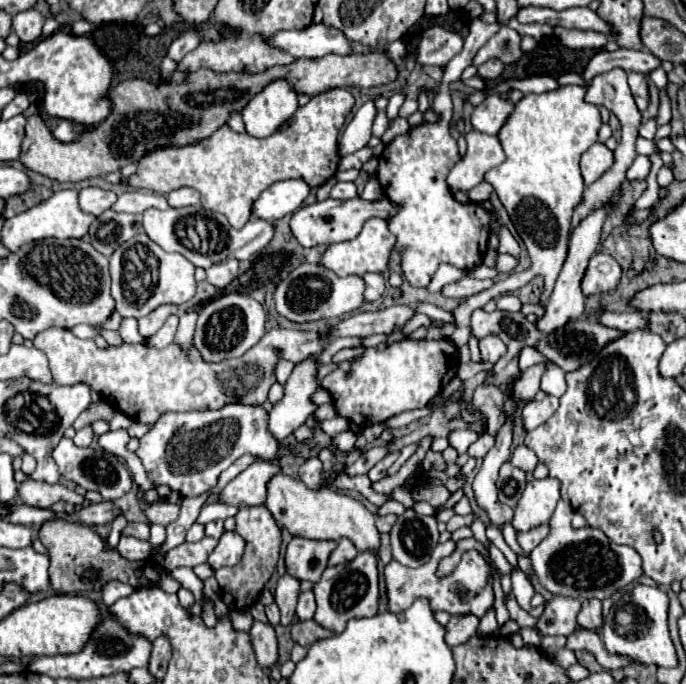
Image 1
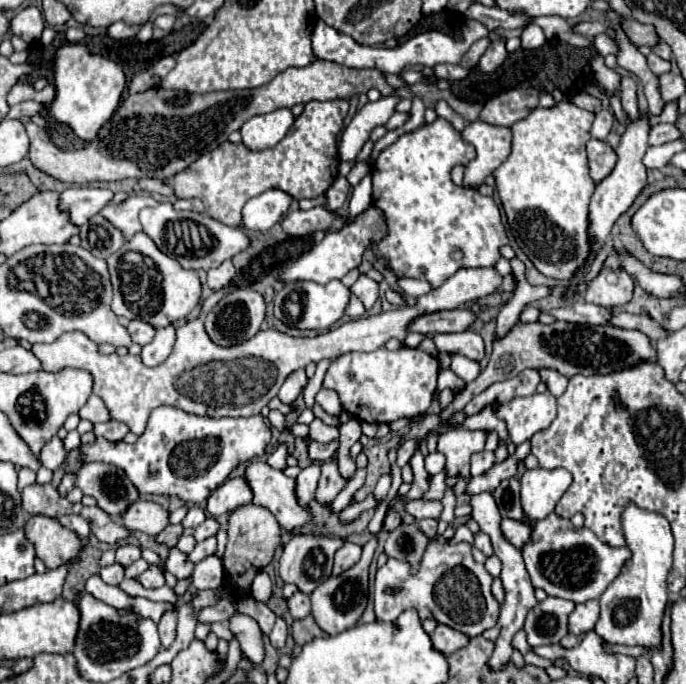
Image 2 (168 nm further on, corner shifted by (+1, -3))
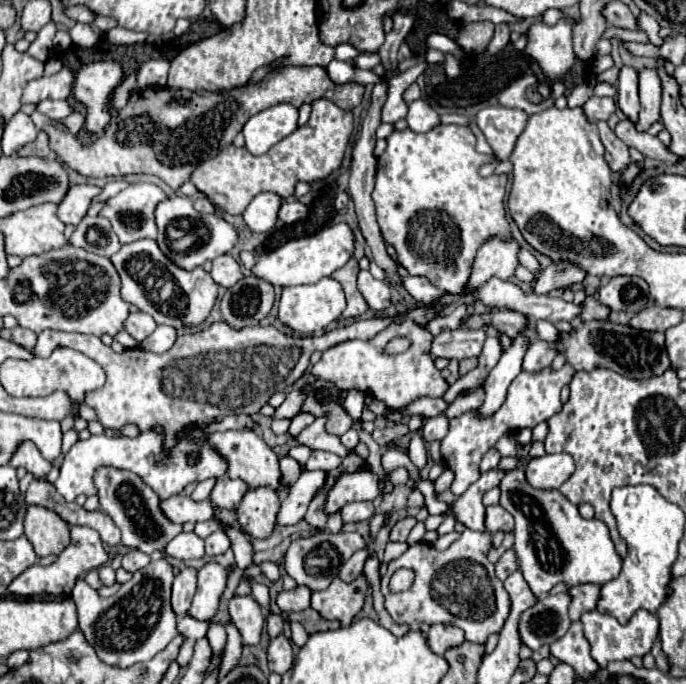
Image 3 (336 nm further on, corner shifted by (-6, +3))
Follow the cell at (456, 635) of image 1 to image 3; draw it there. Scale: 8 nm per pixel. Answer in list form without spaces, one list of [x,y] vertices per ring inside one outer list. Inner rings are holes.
[[[432,625],[428,631],[430,649],[436,655],[444,655],[450,647],[458,647],[464,643],[464,631],[454,625]]]

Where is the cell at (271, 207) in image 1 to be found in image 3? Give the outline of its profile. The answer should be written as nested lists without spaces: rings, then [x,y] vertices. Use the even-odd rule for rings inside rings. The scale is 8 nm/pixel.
[[[260,193],[246,207],[244,221],[256,233],[270,231],[274,227],[274,223],[278,221],[280,207],[282,207],[282,197],[280,195],[276,195],[276,193]]]

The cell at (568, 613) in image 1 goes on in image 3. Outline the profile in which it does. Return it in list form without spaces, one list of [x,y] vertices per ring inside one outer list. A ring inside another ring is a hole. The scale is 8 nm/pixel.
[[[566,591],[558,595],[546,595],[544,599],[538,599],[534,607],[526,609],[520,617],[522,643],[530,649],[540,649],[542,645],[558,641],[570,627],[570,601],[572,595]]]

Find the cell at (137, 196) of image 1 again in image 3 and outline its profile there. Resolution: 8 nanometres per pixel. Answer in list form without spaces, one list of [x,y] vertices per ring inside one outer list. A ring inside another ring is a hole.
[[[136,183],[108,199],[100,215],[108,217],[122,243],[138,239],[156,239],[154,207],[166,199],[166,193],[152,183]]]

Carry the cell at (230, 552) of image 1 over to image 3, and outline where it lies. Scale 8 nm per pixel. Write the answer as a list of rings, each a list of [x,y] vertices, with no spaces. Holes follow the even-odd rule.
[[[208,561],[198,571],[198,587],[196,587],[196,595],[194,595],[188,615],[210,621],[218,611],[220,595],[226,589],[226,577],[228,577],[226,569],[220,563]]]

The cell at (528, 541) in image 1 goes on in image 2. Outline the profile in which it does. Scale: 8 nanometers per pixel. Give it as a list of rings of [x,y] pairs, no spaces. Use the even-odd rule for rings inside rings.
[[[503,519],[501,529],[503,529],[503,537],[507,537],[507,541],[511,541],[511,545],[517,549],[521,549],[531,539],[531,527],[521,521]]]

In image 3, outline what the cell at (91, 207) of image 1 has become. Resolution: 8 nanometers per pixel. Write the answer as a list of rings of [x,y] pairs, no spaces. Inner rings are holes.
[[[72,185],[58,205],[58,219],[64,223],[78,225],[90,209],[90,203],[102,189],[96,185]]]

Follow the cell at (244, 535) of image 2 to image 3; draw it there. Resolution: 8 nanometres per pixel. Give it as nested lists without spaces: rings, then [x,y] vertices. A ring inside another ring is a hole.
[[[270,487],[248,489],[248,493],[242,497],[236,509],[240,527],[256,539],[268,539],[272,535],[278,511],[280,511],[280,497]]]

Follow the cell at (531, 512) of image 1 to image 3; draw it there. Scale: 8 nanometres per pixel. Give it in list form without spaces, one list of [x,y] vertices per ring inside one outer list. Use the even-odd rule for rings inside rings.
[[[566,453],[536,457],[530,459],[530,463],[526,465],[528,483],[542,491],[558,489],[566,479],[570,479],[572,473],[574,473],[574,461]]]

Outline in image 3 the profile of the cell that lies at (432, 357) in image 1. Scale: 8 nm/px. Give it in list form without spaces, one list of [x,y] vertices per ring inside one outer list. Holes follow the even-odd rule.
[[[406,321],[402,325],[388,327],[386,331],[378,333],[370,341],[352,339],[352,341],[340,343],[338,347],[330,347],[330,351],[324,351],[322,359],[316,365],[312,365],[310,371],[322,381],[330,381],[336,387],[346,391],[358,389],[382,401],[386,407],[400,411],[420,397],[442,397],[448,389],[448,383],[440,377],[440,371],[436,369],[434,359],[430,355],[430,343],[432,343],[432,335],[424,327],[412,327],[408,333],[408,321]],[[408,335],[412,341],[412,347],[408,351],[398,355],[384,353],[388,341],[392,341],[394,337],[408,339]]]

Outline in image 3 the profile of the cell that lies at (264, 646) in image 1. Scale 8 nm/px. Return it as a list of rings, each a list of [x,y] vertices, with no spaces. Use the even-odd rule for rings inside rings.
[[[232,597],[228,613],[236,629],[242,633],[244,645],[258,645],[264,629],[264,615],[254,597]]]

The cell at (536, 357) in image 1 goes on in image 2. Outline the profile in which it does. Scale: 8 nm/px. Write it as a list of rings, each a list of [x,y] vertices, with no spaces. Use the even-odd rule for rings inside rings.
[[[539,369],[539,375],[543,377],[543,381],[547,383],[549,391],[555,395],[555,397],[561,397],[563,391],[567,389],[567,377],[563,377],[561,373],[553,371],[553,369]]]

